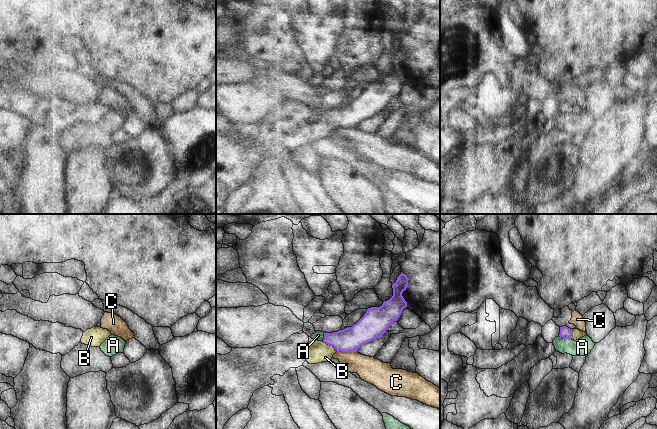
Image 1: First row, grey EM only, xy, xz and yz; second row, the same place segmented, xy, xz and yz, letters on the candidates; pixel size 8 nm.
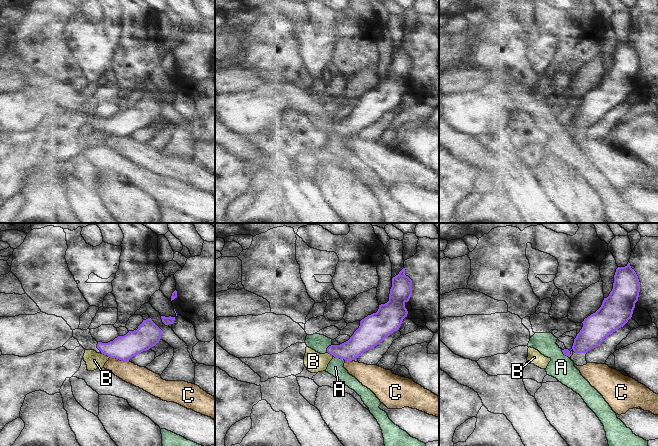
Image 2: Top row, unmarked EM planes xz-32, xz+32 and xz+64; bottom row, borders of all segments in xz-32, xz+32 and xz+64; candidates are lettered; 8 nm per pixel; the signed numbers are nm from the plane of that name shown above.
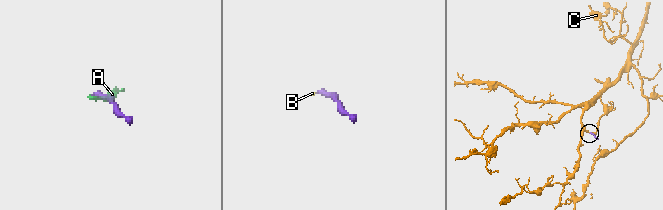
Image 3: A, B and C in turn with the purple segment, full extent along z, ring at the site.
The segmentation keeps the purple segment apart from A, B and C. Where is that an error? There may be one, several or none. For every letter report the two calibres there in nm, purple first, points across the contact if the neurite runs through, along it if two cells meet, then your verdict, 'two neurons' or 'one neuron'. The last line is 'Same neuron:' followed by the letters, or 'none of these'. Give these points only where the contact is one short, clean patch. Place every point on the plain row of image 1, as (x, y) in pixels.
A: 90/140 nm | along yz (559, 111), (570, 115) | two neurons
B: 190/180 nm | across xz (349, 115), (336, 117), (330, 121), (323, 127), (317, 127) | one neuron
C: 190/200 nm | along xz (356, 127), (337, 128) | two neurons
Same neuron: B

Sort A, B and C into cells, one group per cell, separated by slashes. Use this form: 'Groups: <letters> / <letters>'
Groups: A / B / C

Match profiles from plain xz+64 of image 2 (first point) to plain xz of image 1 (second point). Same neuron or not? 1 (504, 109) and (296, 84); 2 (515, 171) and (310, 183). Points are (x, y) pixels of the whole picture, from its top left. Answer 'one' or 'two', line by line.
1: two
2: one

